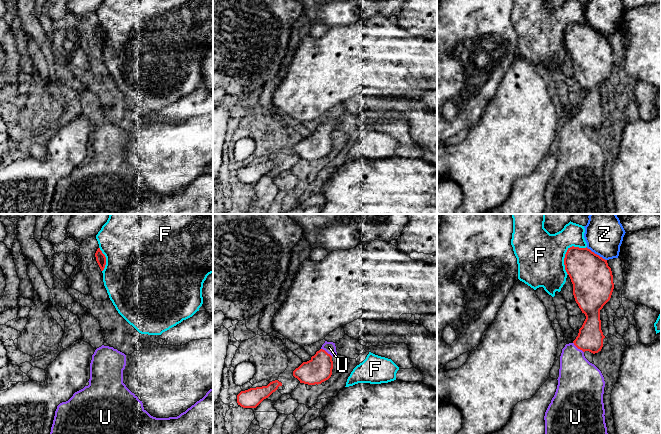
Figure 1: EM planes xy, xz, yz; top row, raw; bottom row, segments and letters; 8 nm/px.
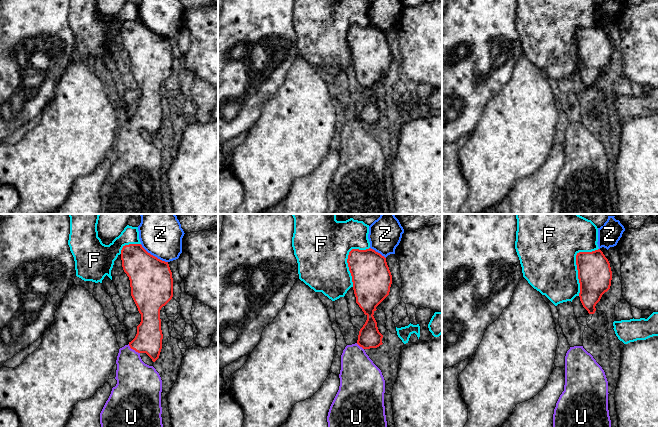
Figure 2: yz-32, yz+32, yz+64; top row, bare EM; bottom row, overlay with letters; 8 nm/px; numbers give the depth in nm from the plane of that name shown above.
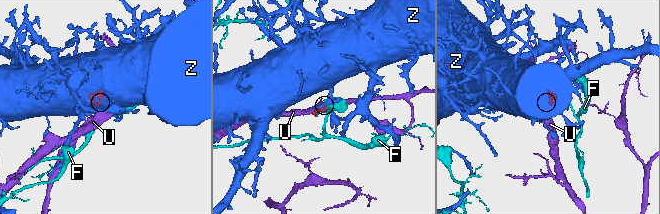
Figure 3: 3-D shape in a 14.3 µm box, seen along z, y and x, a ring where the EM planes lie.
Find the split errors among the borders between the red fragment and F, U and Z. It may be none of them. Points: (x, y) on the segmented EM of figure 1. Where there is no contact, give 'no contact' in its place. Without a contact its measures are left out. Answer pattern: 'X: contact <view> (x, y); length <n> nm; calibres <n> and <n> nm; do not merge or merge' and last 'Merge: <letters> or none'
F: contact yz (566, 253); length 280 nm; calibres 320 and 380 nm; do not merge
U: contact yz (578, 348); length 120 nm; calibres 200 and 320 nm; merge
Z: contact yz (596, 254); length 200 nm; calibres 320 and 320 nm; do not merge
Merge: U

